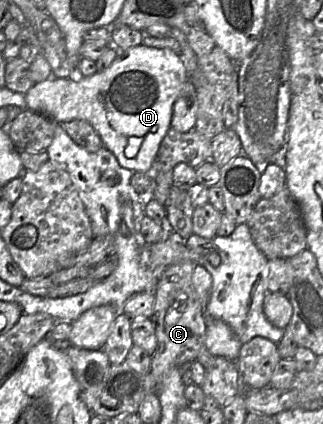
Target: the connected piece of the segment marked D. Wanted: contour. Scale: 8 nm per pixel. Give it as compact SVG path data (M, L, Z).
M138 45L118 51L111 65L102 72L79 81L53 78L35 83L25 94L26 109L40 113L56 123L85 120L100 136L104 147L114 154L120 166L132 172L152 173L158 149L171 126L173 108L188 80L188 72L179 55L171 49Z

